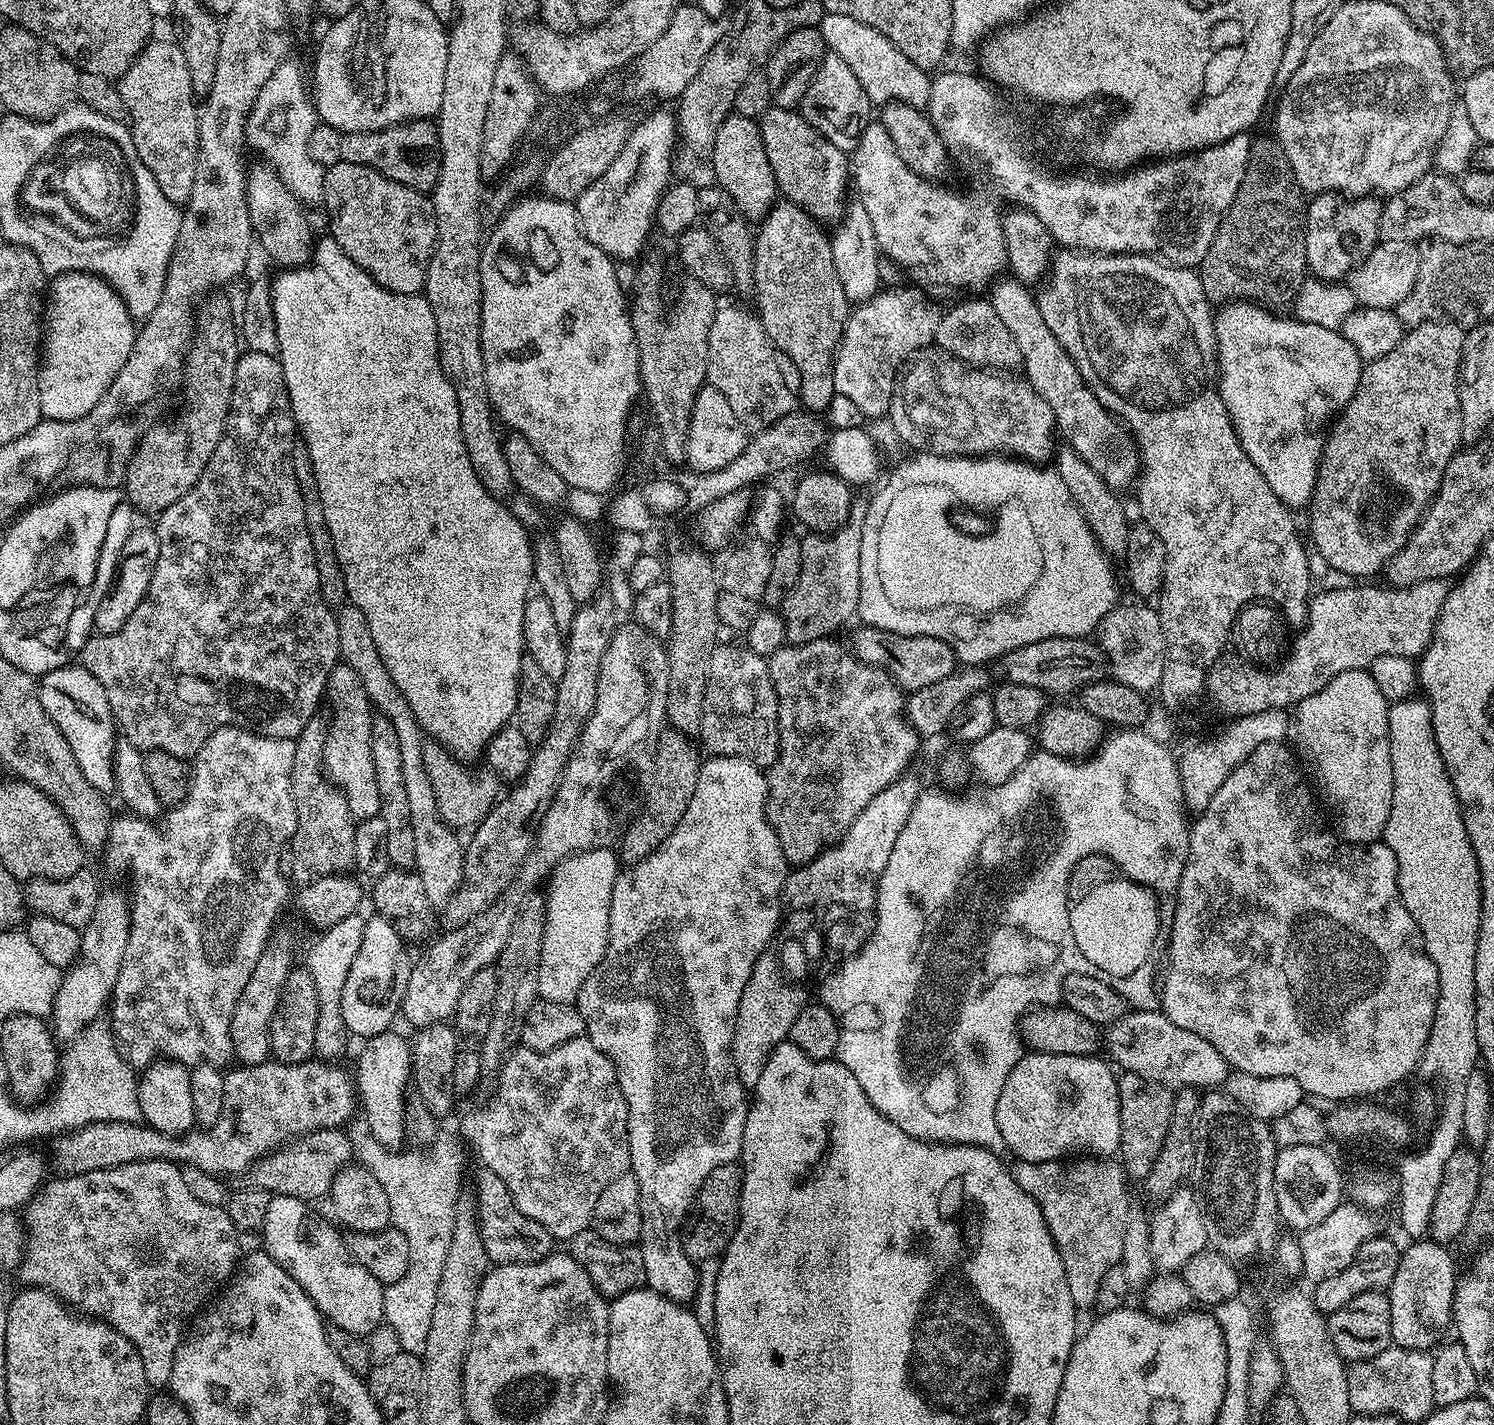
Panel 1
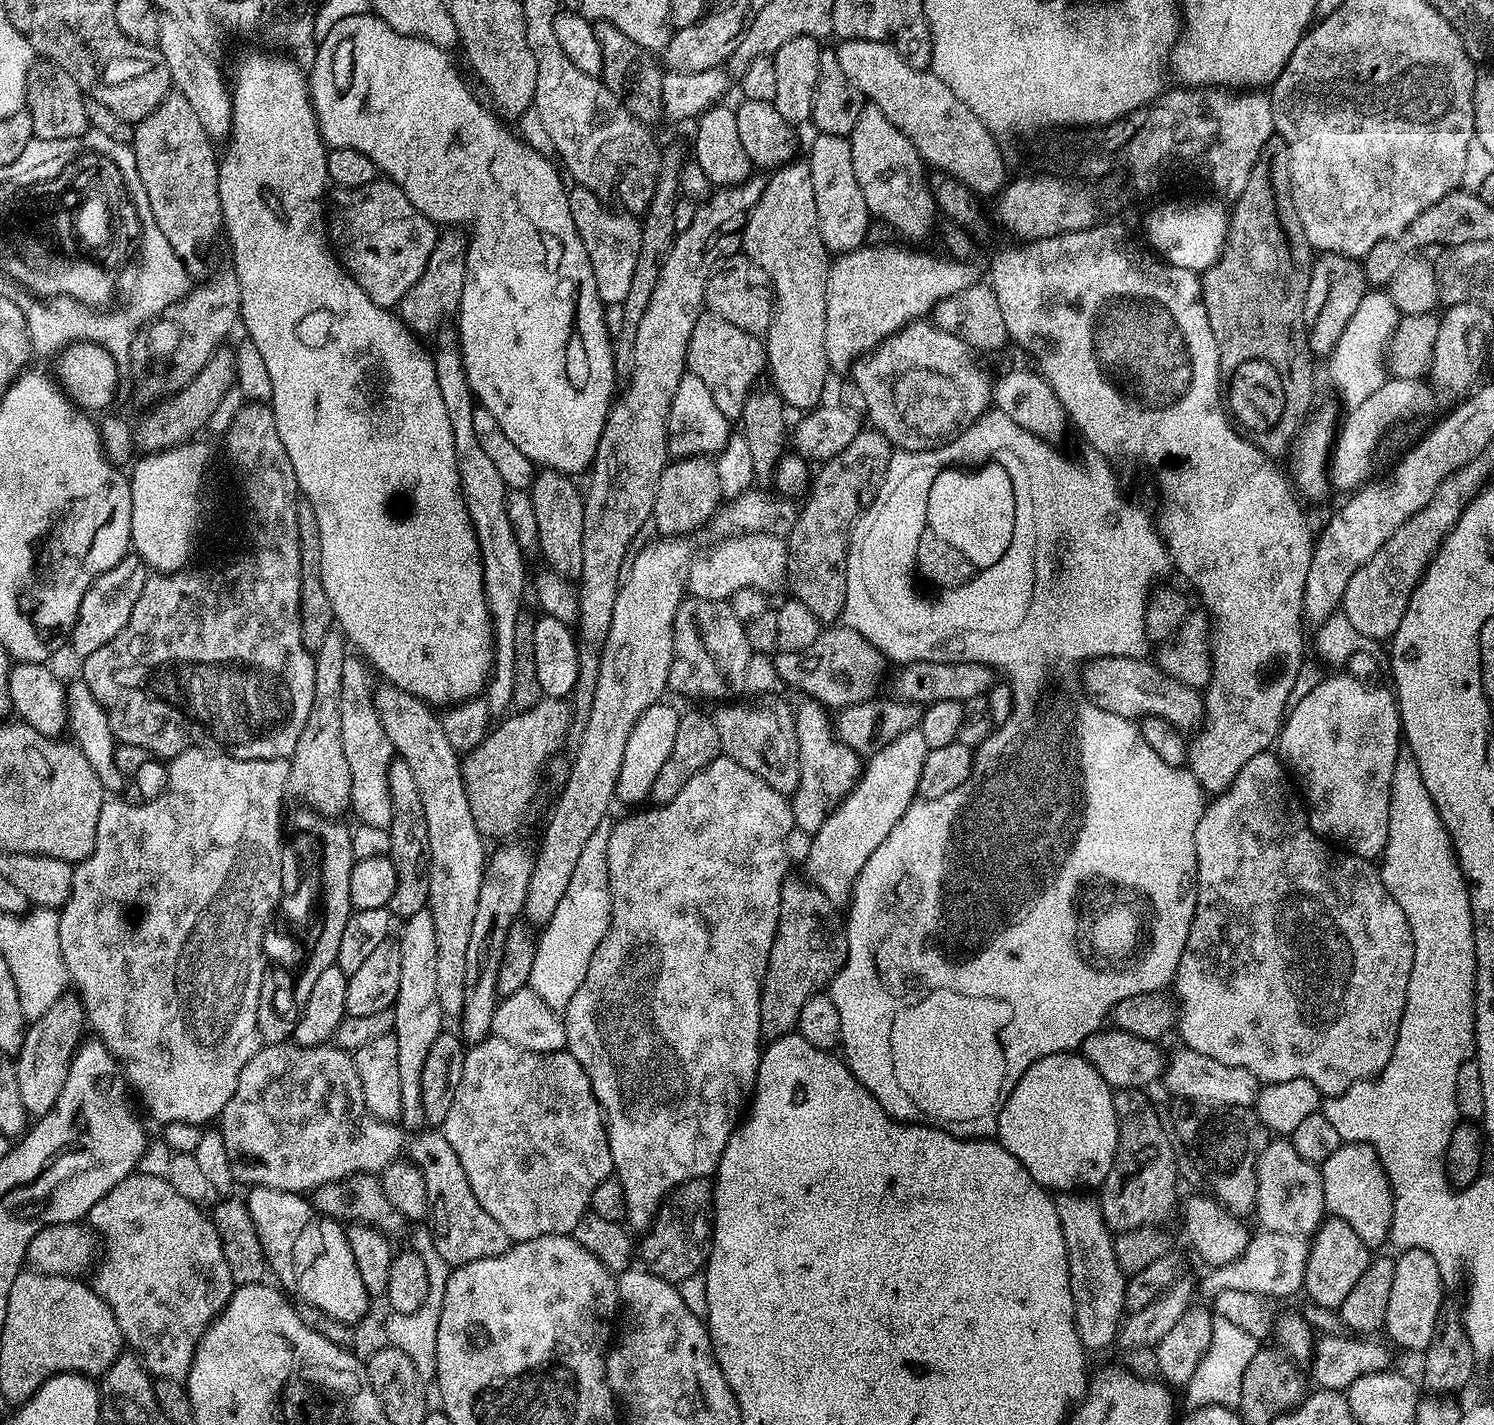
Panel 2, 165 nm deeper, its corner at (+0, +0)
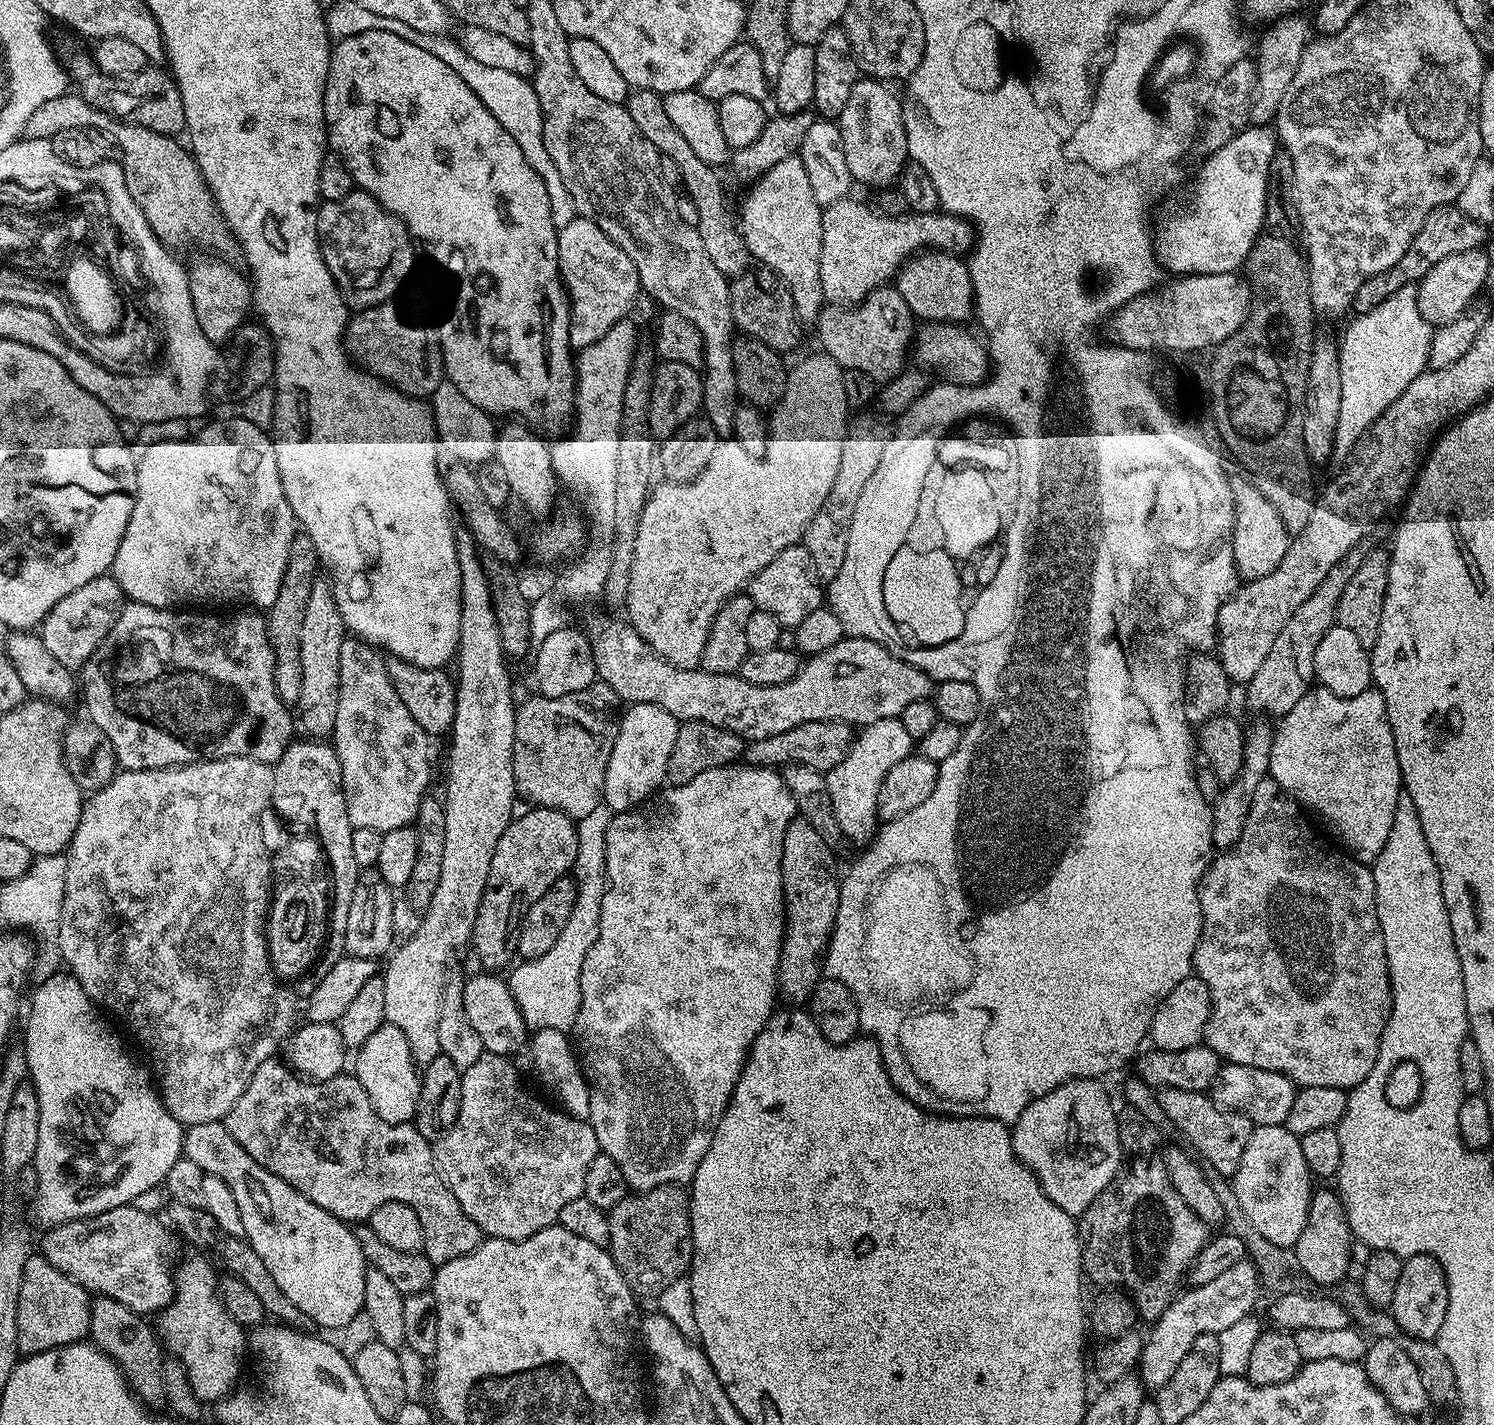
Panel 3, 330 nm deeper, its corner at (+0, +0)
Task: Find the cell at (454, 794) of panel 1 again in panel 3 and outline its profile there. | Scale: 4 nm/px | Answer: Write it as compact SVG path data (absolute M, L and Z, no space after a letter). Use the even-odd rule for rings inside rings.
M593 682L578 694L566 694L562 698L546 698L533 694L525 704L516 710L516 729L514 730L514 782L521 801L542 808L557 808L571 820L581 820L601 804L604 798L606 766L610 762L610 750L614 750L614 738L620 729L618 717L622 712L622 701L610 690L610 686Z

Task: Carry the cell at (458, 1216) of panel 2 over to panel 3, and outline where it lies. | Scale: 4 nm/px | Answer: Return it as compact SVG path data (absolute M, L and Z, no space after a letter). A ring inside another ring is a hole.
M283 1059L267 1060L258 1066L258 1070L254 1070L254 1078L250 1078L246 1090L242 1090L242 1098L234 1102L222 1123L230 1130L234 1142L242 1146L242 1150L246 1150L258 1166L282 1178L282 1182L294 1186L298 1194L310 1198L310 1202L322 1206L322 1210L337 1216L339 1220L367 1221L378 1206L390 1202L410 1206L414 1214L418 1214L418 1222L422 1222L423 1254L430 1258L433 1266L462 1258L462 1254L470 1254L480 1245L480 1227L464 1213L458 1198L454 1198L448 1189L447 1182L436 1167L433 1145L418 1134L415 1123L382 1122L374 1106L370 1106L370 1098L366 1098L366 1090L362 1090L355 1075L341 1074L329 1080L313 1082L293 1072Z

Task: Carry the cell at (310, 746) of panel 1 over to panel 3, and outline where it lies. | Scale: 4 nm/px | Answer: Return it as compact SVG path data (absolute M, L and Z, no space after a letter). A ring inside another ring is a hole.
M318 578L310 599L306 602L306 615L302 617L302 694L295 707L298 712L298 728L305 737L327 741L334 730L334 718L338 718L338 654L346 638L342 614L338 614L338 602L327 579Z

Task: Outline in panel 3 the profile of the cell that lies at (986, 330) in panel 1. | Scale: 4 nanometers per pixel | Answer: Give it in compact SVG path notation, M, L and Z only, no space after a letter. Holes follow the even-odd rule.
M939 250L921 251L897 272L894 287L906 298L906 306L910 306L917 321L963 325L968 322L964 320L973 319L972 279L967 263L959 255Z

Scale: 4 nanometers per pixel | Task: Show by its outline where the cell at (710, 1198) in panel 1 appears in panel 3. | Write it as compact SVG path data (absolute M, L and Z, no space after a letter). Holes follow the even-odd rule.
M663 1184L649 1192L636 1192L622 1198L618 1206L607 1209L610 1222L610 1242L606 1245L612 1253L612 1260L624 1275L624 1281L630 1285L637 1297L659 1297L670 1282L687 1277L692 1267L692 1223L690 1222L689 1193L683 1187Z

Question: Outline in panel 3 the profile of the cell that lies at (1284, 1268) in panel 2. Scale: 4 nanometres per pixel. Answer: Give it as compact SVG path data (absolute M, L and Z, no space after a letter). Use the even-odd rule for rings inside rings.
M1251 1262L1238 1266L1230 1266L1214 1282L1206 1282L1206 1286L1195 1286L1191 1290L1181 1291L1167 1308L1160 1319L1151 1325L1152 1333L1146 1336L1144 1348L1140 1352L1138 1375L1145 1389L1160 1388L1178 1370L1178 1362L1186 1358L1186 1350L1194 1346L1194 1338L1207 1332L1221 1332L1226 1326L1238 1322L1238 1318L1249 1315L1253 1311L1256 1299L1262 1295L1262 1287L1256 1267Z

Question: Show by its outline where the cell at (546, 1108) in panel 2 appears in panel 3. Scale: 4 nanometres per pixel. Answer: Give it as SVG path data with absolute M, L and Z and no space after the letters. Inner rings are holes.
M485 1054L478 1058L478 1062L474 1062L474 1066L463 1069L462 1106L458 1110L458 1118L454 1126L450 1126L450 1134L446 1134L434 1144L436 1167L440 1175L444 1177L444 1181L447 1182L448 1189L454 1194L454 1198L458 1198L464 1213L480 1227L485 1237L498 1240L525 1240L530 1238L530 1234L538 1234L538 1230L553 1227L560 1219L562 1206L566 1206L566 1202L574 1202L574 1198L583 1196L586 1170L590 1170L590 1162L594 1162L594 1158L601 1155L600 1143L587 1119L570 1116L556 1106L547 1108L538 1097L531 1096L524 1089L524 1084L520 1081L520 1076L516 1073L512 1062L507 1056Z

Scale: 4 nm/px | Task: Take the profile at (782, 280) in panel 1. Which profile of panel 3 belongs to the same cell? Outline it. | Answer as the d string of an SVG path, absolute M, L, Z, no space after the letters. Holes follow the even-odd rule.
M797 154L782 158L778 166L770 166L766 174L751 185L738 208L738 227L753 261L776 272L794 298L798 318L802 322L819 321L826 307L822 294L822 205L814 198L814 186L806 175L806 166Z

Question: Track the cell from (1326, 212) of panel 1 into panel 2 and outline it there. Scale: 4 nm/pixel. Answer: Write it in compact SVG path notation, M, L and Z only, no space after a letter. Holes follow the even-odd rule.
M1325 252L1313 259L1310 286L1306 286L1304 303L1304 327L1308 330L1308 349L1313 357L1331 354L1338 338L1342 336L1342 330L1346 328L1346 322L1350 322L1354 310L1358 310L1358 302L1362 302L1369 288L1359 259L1337 252Z

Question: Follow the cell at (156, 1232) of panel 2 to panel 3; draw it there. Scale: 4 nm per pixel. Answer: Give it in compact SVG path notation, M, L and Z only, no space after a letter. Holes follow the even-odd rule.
M192 1254L189 1260L179 1261L174 1276L172 1301L155 1317L154 1327L160 1343L176 1359L182 1362L194 1386L194 1394L205 1405L215 1405L229 1396L237 1387L240 1367L244 1364L244 1329L226 1310L220 1301L218 1272L212 1269L207 1255Z

